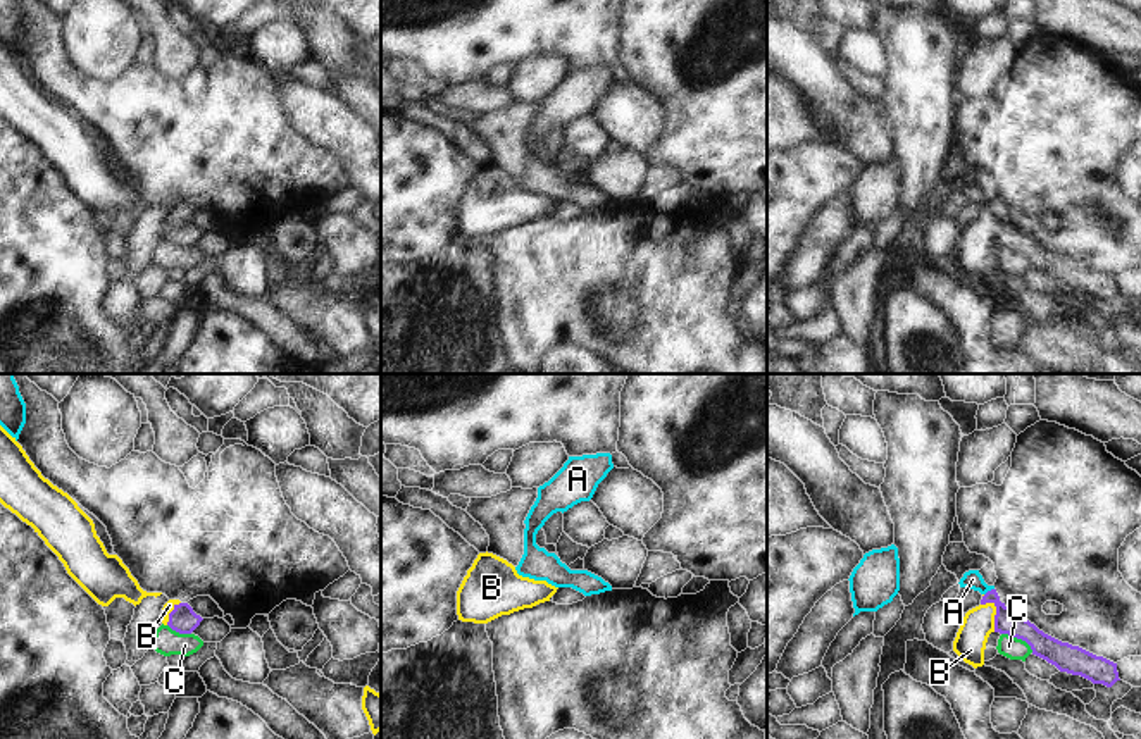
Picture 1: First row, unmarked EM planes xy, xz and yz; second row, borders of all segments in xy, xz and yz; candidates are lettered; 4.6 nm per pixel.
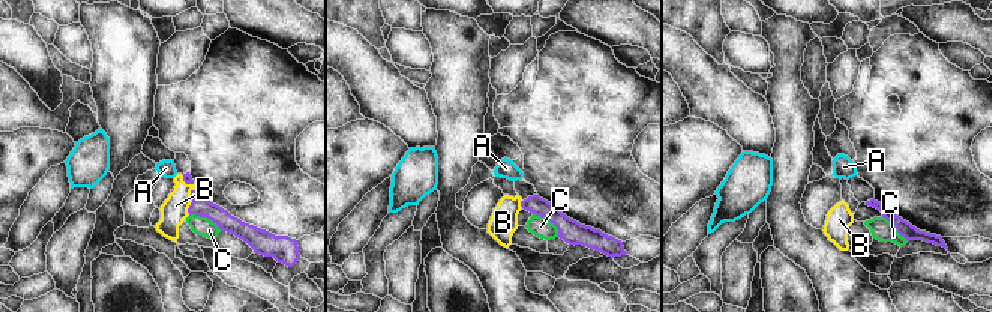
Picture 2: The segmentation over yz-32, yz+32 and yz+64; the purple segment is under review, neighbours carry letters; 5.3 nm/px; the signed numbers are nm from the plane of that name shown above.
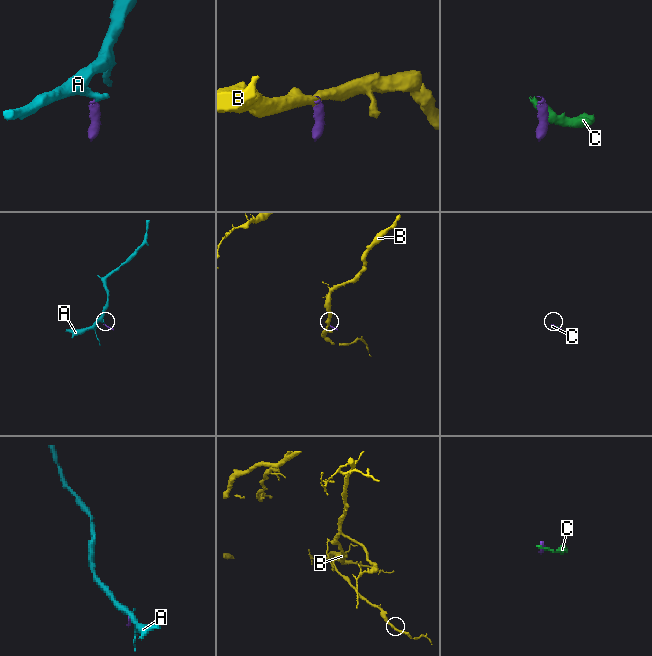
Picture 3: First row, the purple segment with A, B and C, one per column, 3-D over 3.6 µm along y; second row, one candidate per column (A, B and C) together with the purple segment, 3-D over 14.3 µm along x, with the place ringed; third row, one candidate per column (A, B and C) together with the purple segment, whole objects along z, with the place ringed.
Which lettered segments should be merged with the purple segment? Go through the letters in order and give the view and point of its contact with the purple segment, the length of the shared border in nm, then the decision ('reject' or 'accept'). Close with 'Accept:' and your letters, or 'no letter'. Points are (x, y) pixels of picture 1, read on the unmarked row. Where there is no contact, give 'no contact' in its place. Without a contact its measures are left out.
A: contact yz (988, 205); length 60 nm; reject
B: contact yz (997, 226); length 150 nm; accept
C: contact yz (1019, 252); length 180 nm; reject
Accept: B

